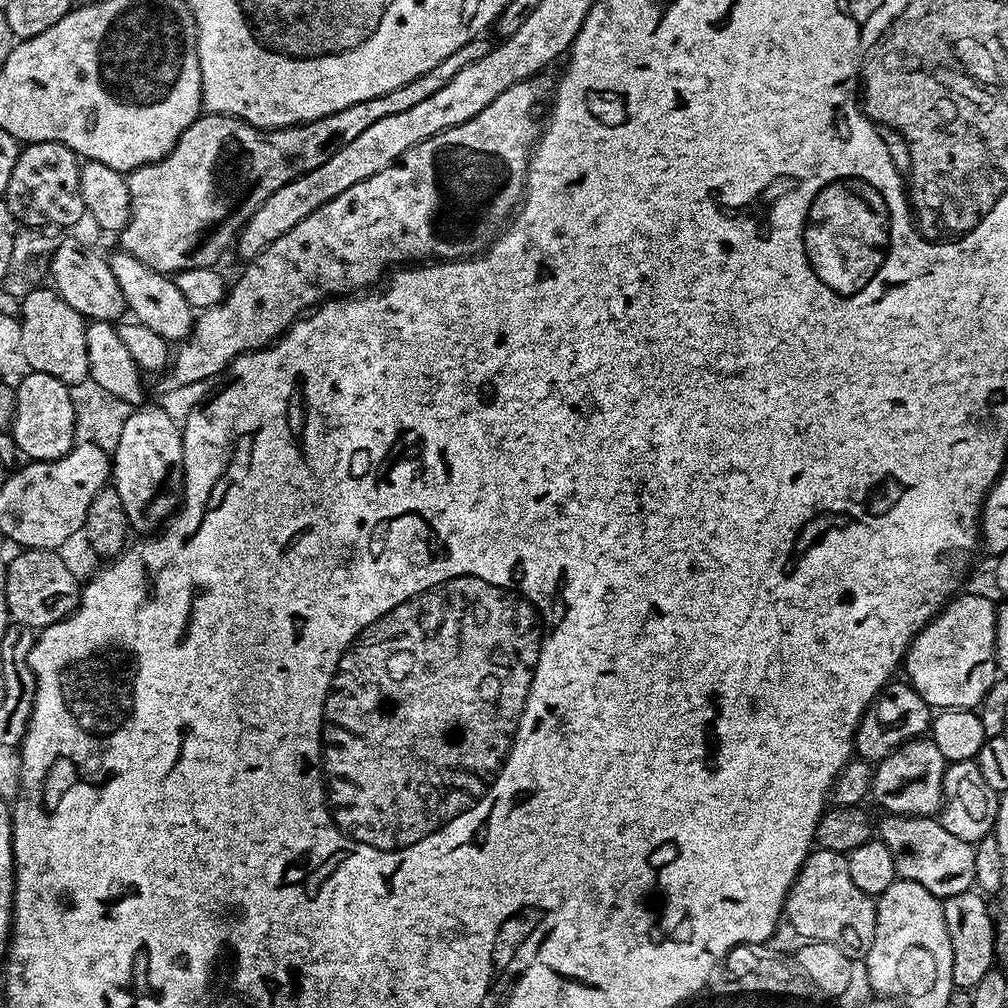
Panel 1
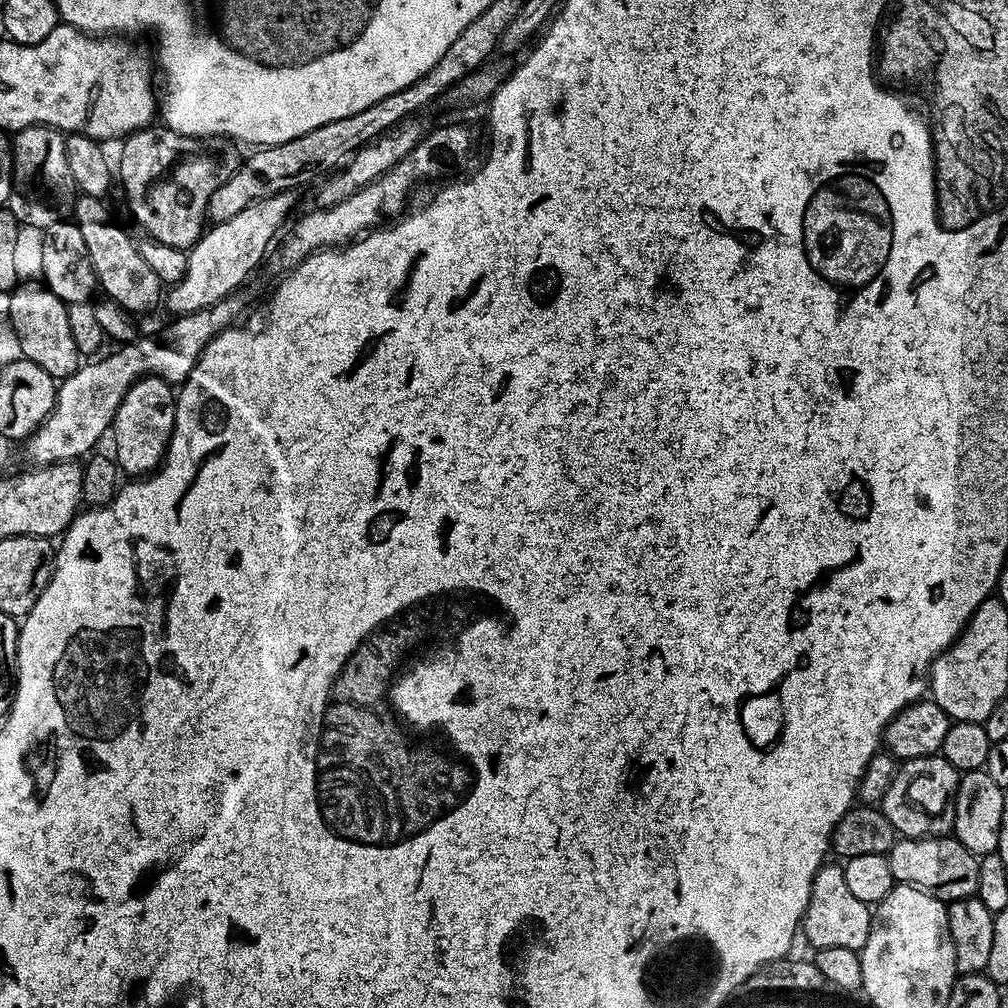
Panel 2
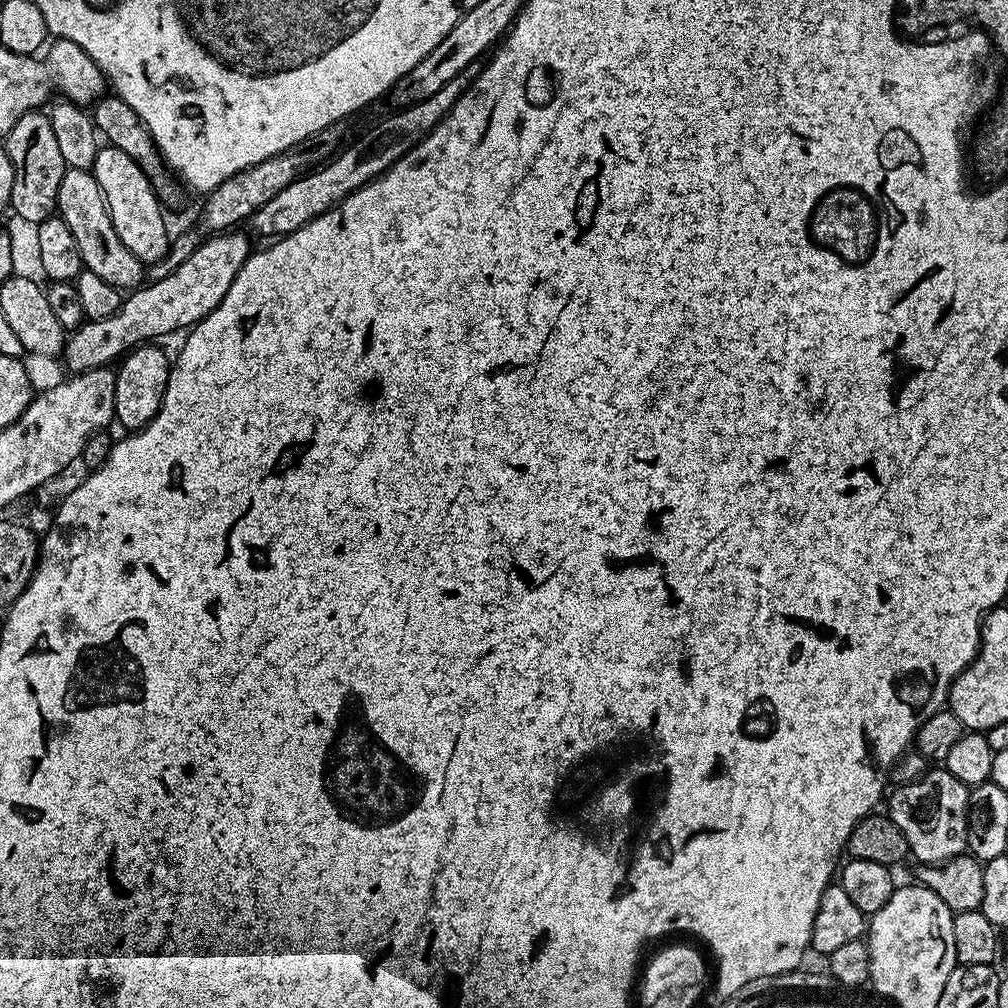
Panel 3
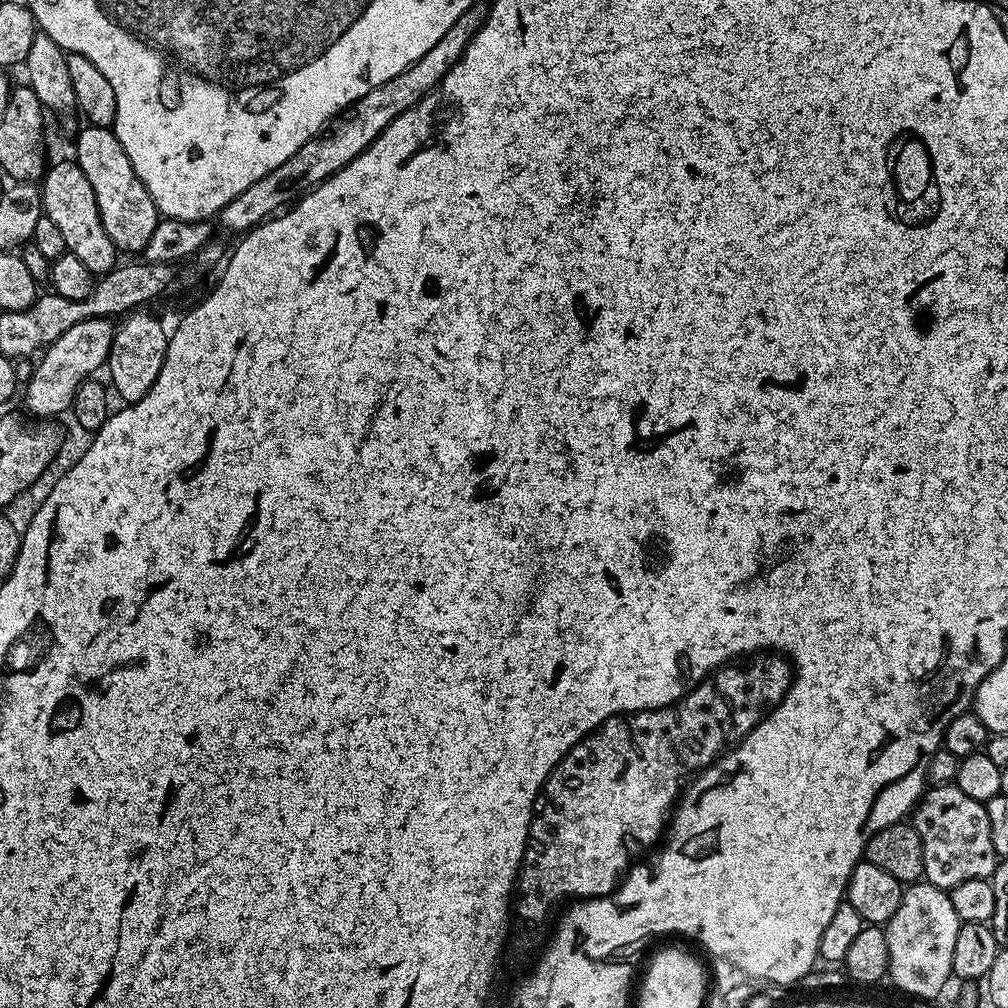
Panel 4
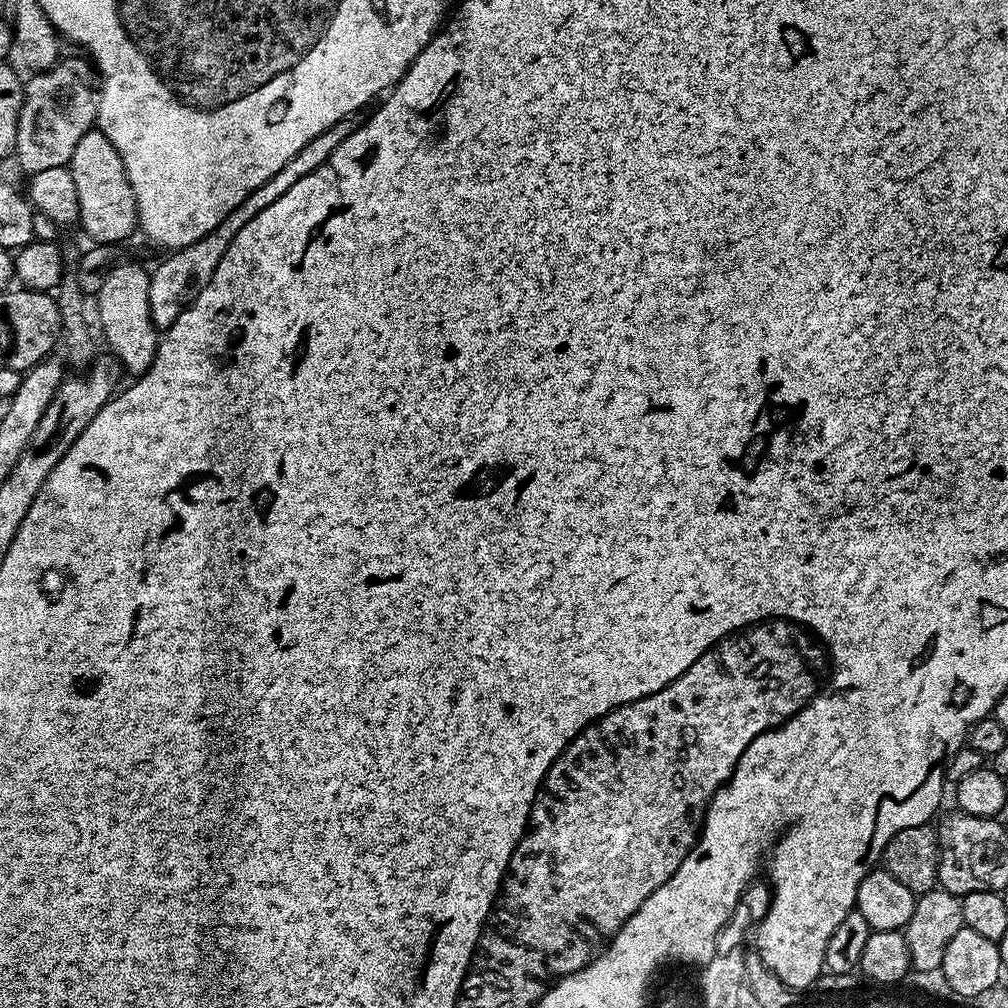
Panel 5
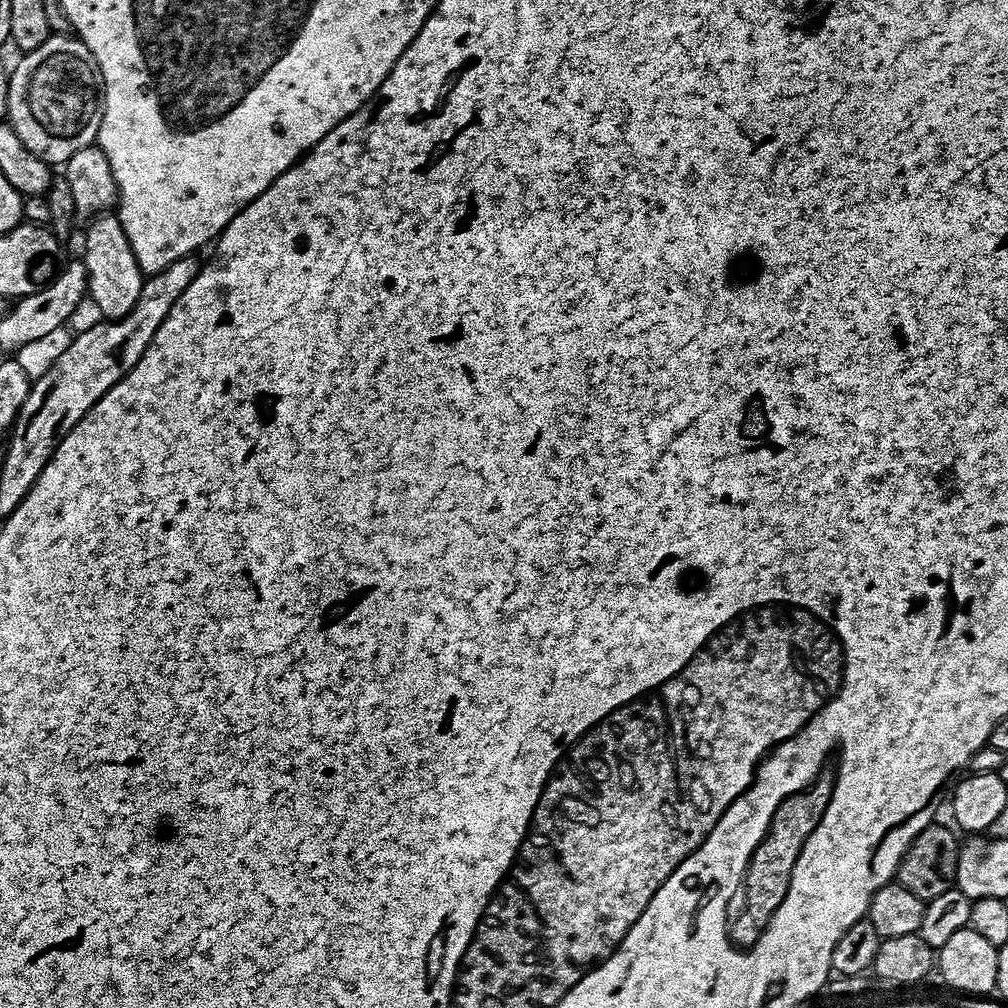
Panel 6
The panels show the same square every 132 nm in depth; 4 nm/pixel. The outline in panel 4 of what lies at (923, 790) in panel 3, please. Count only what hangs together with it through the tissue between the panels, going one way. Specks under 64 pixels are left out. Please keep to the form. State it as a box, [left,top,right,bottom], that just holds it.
[910,782,998,890]

